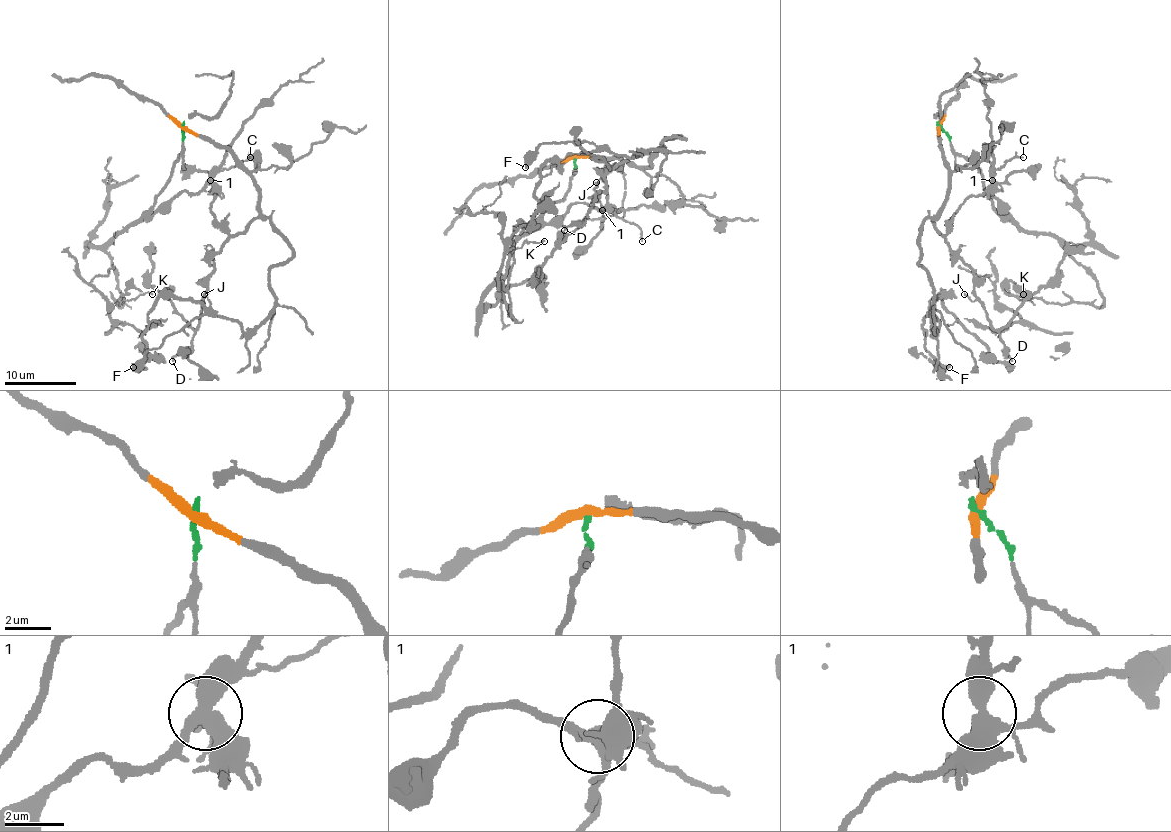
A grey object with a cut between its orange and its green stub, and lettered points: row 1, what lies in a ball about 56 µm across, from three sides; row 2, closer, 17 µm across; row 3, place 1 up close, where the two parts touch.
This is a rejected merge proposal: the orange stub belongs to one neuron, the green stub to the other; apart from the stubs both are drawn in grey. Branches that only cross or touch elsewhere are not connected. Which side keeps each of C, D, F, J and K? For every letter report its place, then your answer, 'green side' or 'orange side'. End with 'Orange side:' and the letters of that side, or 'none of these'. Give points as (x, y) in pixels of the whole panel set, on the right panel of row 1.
C: at (1023, 157); green side
D: at (1012, 361); orange side
F: at (949, 367); orange side
J: at (964, 294); orange side
K: at (1023, 294); green side
Orange side: D, F, J

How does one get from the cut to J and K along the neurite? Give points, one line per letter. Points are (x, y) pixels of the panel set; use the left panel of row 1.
J: (182, 126), (223, 146), (250, 175), (259, 194), (259, 214), (212, 257), (203, 301), (203, 293)
K: (182, 126), (178, 160), (164, 191), (106, 250), (124, 303), (119, 306), (122, 297), (153, 293)

